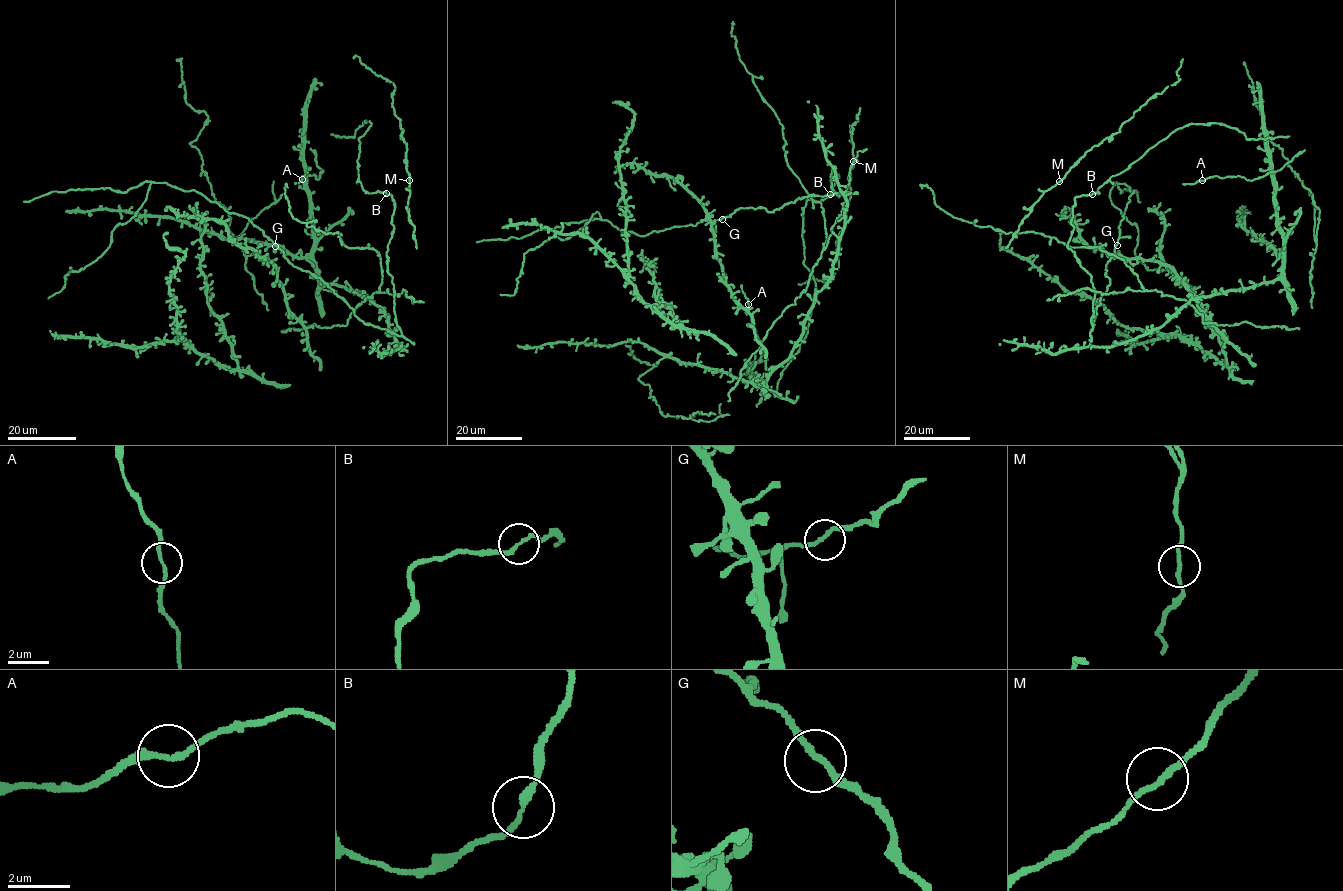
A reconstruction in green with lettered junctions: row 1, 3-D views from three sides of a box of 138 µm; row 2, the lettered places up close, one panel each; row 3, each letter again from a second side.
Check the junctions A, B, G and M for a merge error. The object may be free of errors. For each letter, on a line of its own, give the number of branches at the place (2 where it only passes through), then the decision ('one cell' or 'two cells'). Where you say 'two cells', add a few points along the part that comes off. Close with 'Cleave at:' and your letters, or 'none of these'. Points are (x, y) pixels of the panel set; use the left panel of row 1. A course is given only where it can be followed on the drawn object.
A: branches 2; one cell
B: branches 2; one cell
G: branches 2; one cell
M: branches 2; one cell
Cleave at: none of these

